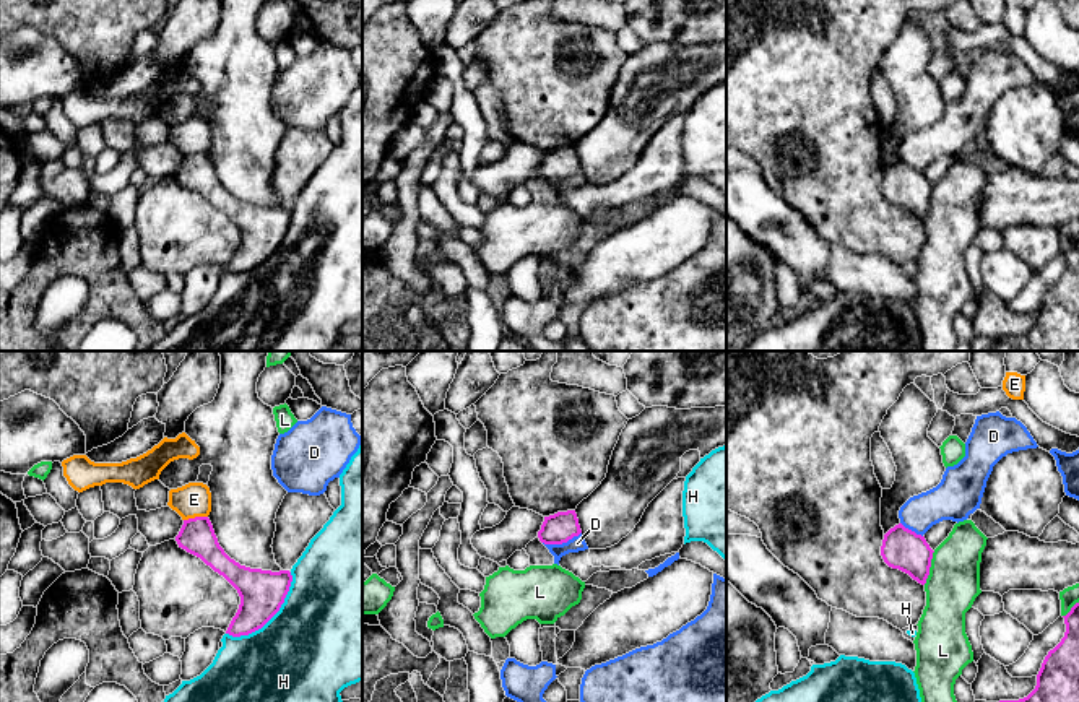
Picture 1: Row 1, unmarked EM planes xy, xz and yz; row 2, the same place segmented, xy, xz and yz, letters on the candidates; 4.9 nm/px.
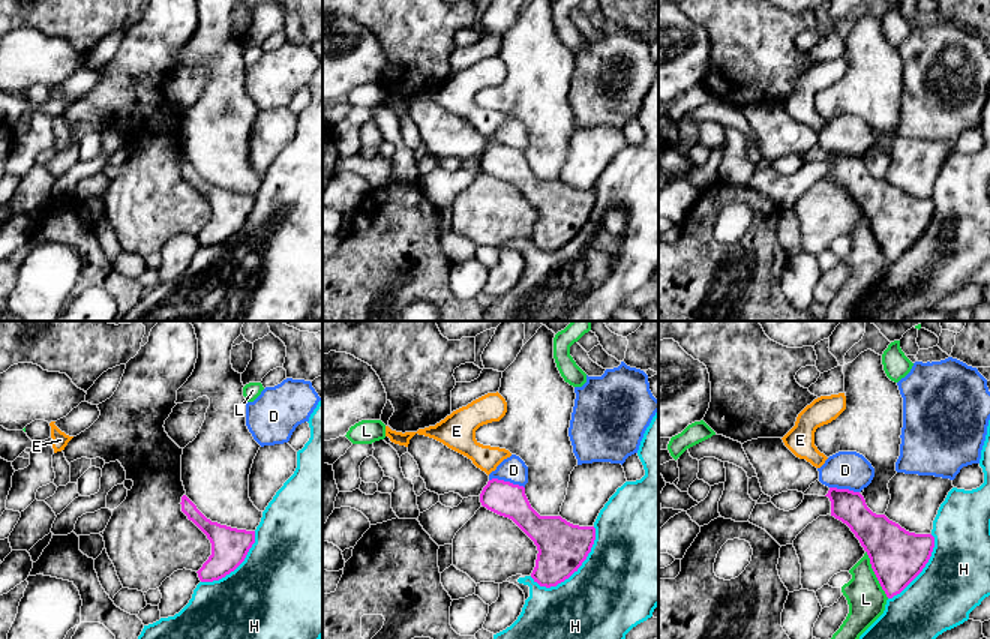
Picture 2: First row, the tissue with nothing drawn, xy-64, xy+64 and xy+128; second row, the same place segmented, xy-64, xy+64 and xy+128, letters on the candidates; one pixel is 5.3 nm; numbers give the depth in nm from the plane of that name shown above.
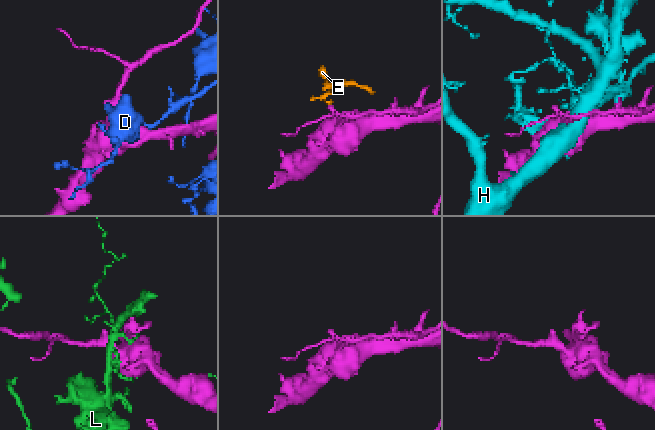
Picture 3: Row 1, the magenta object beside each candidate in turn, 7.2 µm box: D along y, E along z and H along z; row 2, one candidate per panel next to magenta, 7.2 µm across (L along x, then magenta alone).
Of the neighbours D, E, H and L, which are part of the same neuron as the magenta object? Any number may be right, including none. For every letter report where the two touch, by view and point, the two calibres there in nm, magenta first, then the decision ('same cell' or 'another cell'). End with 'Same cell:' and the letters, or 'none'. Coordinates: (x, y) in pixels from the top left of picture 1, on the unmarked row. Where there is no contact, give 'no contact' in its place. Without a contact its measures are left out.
D: contact xz (561, 179); calibres 150 and 80 nm; another cell
E: contact xy (195, 153); calibres 180 and 170 nm; another cell
H: contact xy (270, 254); calibres 220 and 500 nm; another cell
L: contact yz (930, 202); calibres 200 and 260 nm; another cell
Same cell: none

